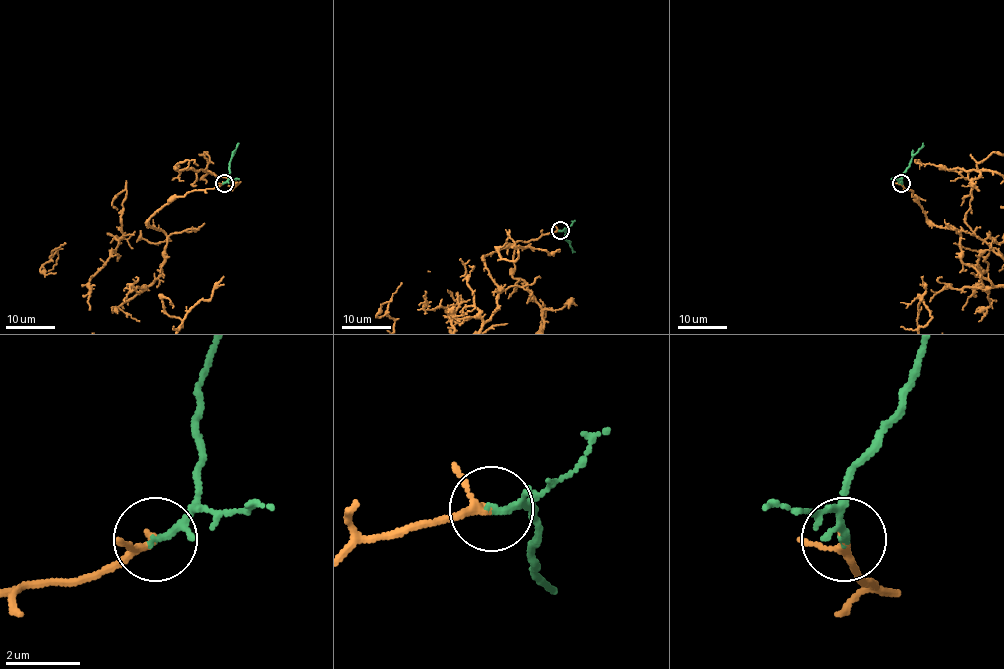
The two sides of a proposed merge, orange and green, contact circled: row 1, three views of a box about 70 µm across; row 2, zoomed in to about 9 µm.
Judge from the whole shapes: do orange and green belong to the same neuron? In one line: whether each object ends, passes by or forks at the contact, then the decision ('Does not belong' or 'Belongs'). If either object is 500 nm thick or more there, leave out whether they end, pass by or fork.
At the ring orange passes by. At the ring green passes by. Belongs

